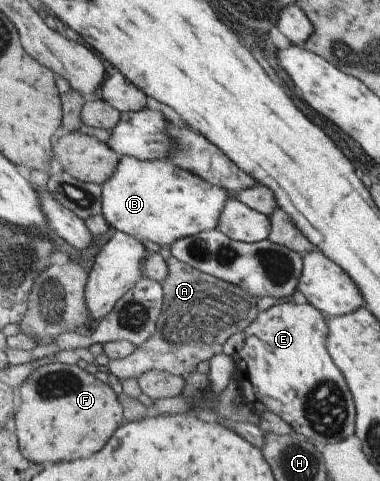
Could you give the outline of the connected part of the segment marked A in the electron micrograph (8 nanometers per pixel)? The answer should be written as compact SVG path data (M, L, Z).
M173 256L167 262L170 275L160 281L165 307L156 320L155 335L138 346L130 357L112 361L111 373L119 381L138 380L148 371L168 371L185 377L202 361L222 354L224 343L235 333L245 333L260 315L256 299L242 287L201 272Z

